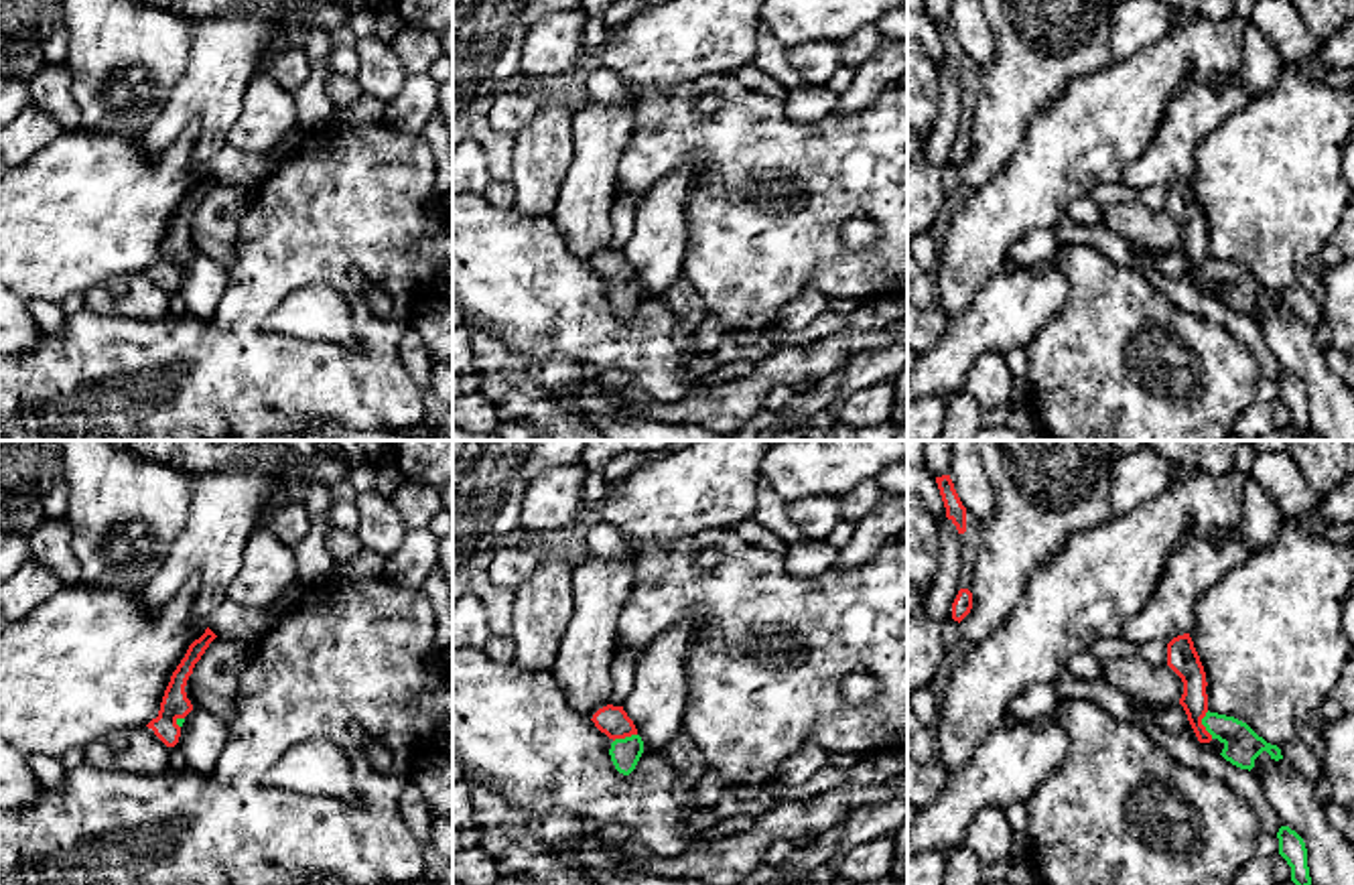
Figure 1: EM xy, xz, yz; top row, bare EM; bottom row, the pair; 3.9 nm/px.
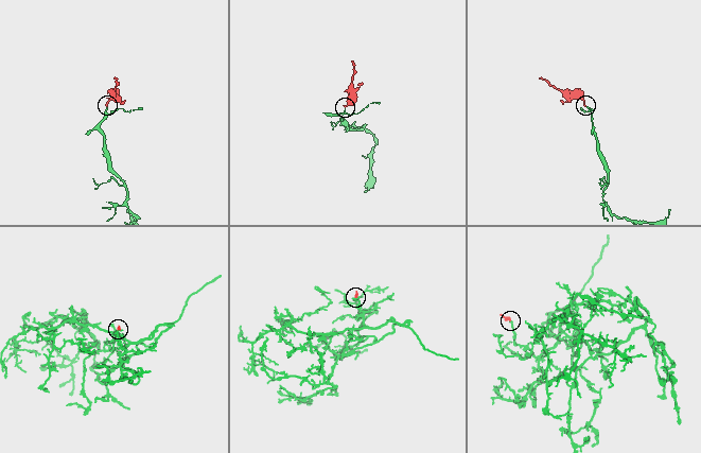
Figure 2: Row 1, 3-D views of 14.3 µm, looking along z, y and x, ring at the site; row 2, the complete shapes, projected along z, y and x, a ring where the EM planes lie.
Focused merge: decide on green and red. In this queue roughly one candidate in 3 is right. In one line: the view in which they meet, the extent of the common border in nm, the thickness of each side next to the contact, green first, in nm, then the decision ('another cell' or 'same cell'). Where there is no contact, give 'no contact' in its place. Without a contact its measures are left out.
contact in yz; length 110 nm; calibres 150 and 110 nm; same cell

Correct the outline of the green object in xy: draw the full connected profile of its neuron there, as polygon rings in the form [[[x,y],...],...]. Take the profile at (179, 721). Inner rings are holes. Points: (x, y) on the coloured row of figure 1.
[[[207,627],[205,633],[189,645],[185,658],[171,676],[158,717],[146,725],[166,747],[175,747],[179,743],[185,717],[193,710],[185,692],[187,680],[215,637],[217,635]]]

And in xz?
[[[613,704],[599,708],[591,721],[613,741],[609,755],[615,769],[629,775],[644,753],[644,741],[637,735],[633,721],[627,717],[623,706]]]

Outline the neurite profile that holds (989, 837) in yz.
[[[989,806],[978,812],[964,844],[985,867],[995,867],[1005,861],[1013,844],[1013,828],[1005,816],[1005,808]]]

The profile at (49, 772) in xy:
[[[28,755],[26,763],[37,779],[49,790],[61,788],[69,771],[59,759],[45,755]]]

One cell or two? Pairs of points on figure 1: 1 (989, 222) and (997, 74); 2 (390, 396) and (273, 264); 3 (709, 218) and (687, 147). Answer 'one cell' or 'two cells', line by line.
1: two cells
2: one cell
3: one cell

